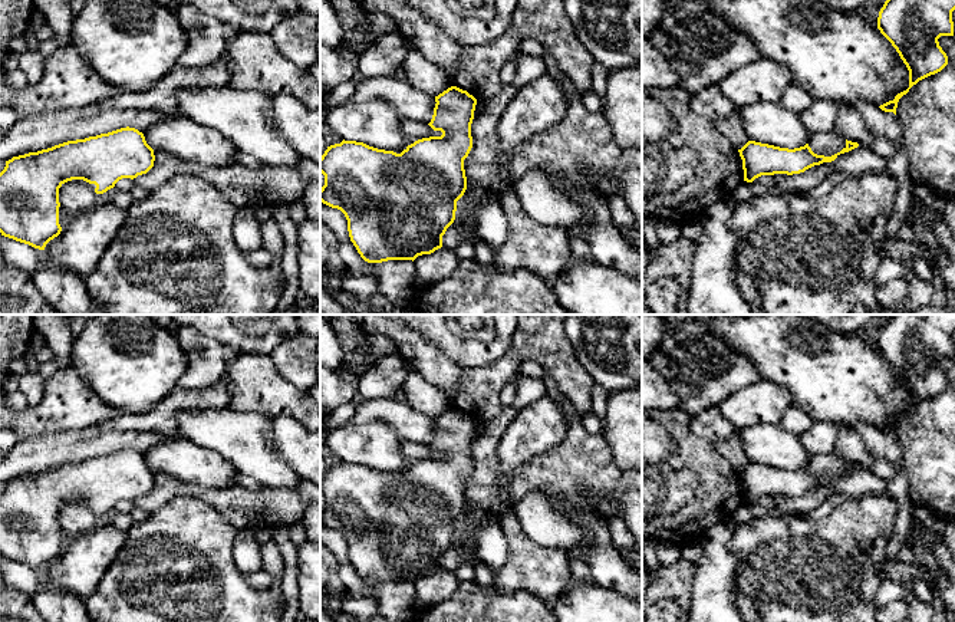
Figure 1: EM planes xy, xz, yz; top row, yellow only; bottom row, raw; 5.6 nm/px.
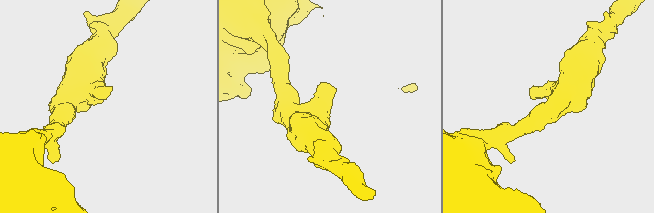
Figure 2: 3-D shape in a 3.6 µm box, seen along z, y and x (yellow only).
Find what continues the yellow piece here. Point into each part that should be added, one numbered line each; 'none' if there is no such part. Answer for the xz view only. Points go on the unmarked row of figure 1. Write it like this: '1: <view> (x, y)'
none

